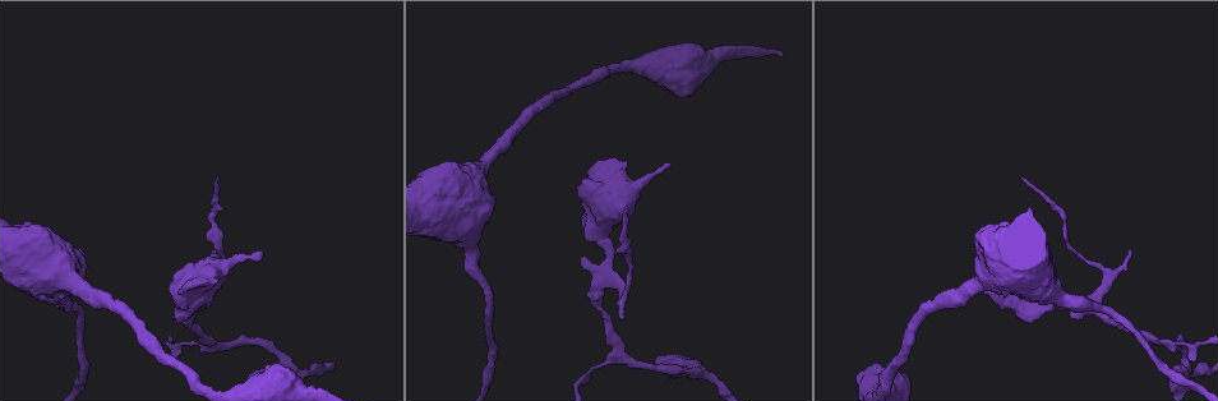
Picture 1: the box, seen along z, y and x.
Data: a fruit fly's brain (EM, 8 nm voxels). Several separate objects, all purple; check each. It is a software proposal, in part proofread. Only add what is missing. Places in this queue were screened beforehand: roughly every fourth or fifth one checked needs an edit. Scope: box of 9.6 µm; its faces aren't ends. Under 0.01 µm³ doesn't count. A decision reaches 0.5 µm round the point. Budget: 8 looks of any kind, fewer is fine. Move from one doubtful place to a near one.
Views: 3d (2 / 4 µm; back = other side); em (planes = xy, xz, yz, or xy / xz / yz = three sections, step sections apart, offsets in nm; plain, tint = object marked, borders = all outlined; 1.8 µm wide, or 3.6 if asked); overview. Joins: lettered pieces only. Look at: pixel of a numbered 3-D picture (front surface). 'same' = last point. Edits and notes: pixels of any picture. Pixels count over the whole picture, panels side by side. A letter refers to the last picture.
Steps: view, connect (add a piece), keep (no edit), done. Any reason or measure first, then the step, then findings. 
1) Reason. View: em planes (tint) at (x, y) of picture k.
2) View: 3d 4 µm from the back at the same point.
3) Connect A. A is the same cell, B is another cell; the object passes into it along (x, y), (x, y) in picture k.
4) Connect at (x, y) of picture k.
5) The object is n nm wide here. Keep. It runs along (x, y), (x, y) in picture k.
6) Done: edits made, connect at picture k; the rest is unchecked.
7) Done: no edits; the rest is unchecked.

An open end. View: em 3.6 µm planes (borders) at (214, 252) of picture 1.

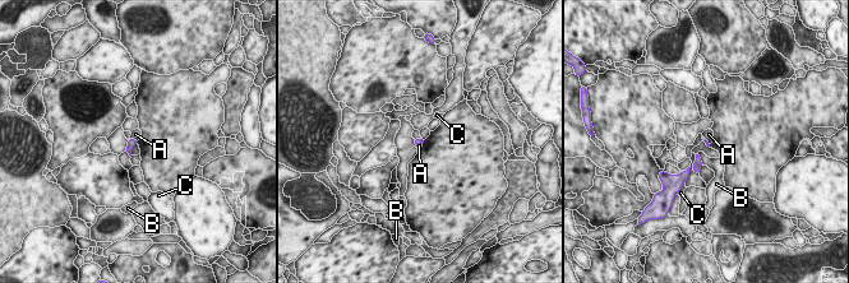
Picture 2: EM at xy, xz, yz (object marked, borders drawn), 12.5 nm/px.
Connect A. A is the same cell, B and C are other cells; the object passes into it along (132, 142), (132, 139), (135, 134) in picture 2; it goes on there.

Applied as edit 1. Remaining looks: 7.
View: overview.

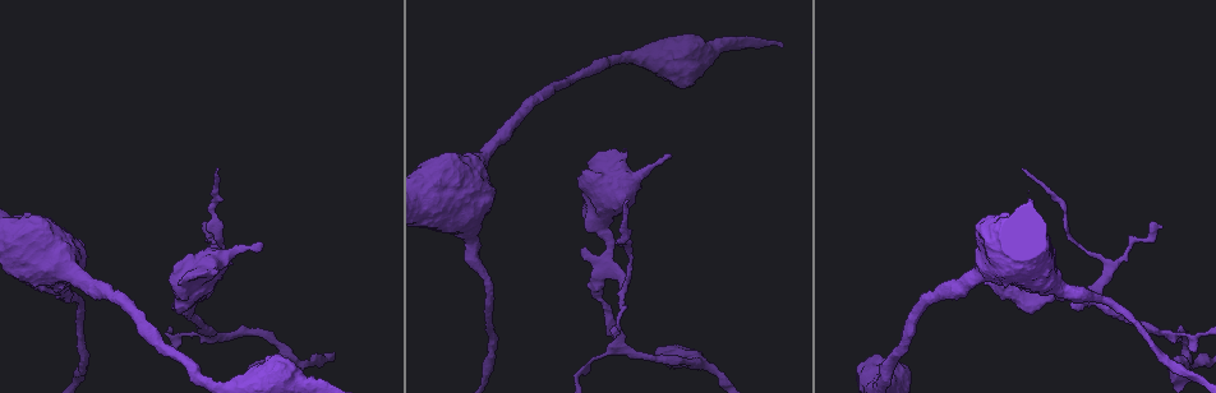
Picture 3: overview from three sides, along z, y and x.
Three arms meet. View: em planes (borders) at (619, 345) of picture 3.

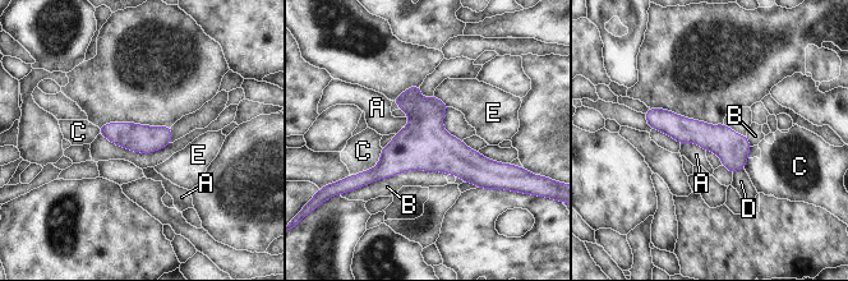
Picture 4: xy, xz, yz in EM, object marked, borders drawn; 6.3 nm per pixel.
Keep. A, B, C, D and E are other cells; none of them fits.

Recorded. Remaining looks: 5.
Branch stops here. View: em xy step 16 (borders) at (260, 244) of picture 3.

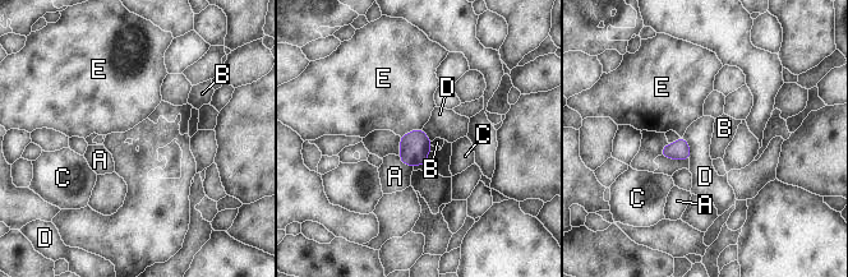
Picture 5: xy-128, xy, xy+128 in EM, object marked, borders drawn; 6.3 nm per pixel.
Another direction. View: em planes (borders) at the same point.

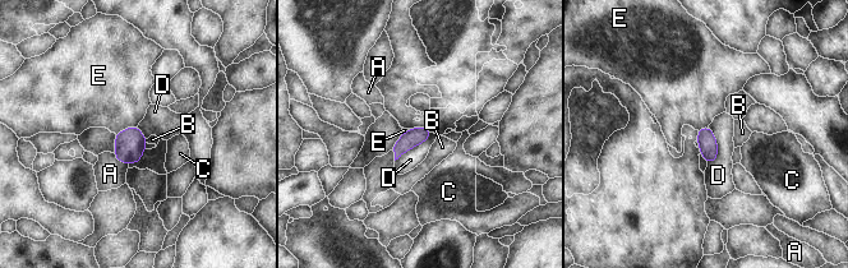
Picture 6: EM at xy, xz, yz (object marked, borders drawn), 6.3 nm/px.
The object is 120 nm wide here. Keep. A, B, C, D and E are other cells; a border runs along (708, 126), (717, 142), (710, 163) in picture 6; no lettered piece goes on from it.

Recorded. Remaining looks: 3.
Done: edits made, connect at picture 2; the rest is unchecked.

